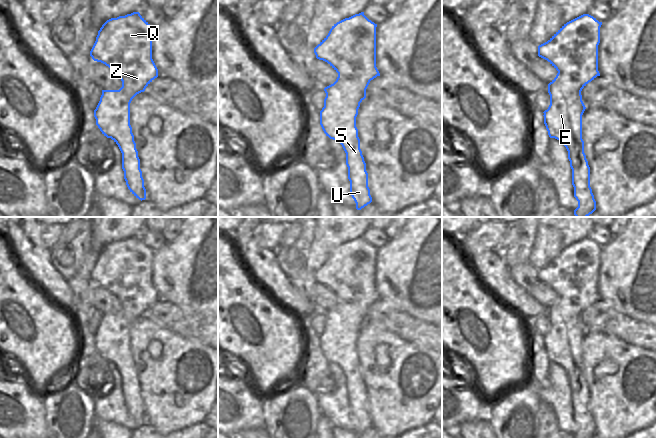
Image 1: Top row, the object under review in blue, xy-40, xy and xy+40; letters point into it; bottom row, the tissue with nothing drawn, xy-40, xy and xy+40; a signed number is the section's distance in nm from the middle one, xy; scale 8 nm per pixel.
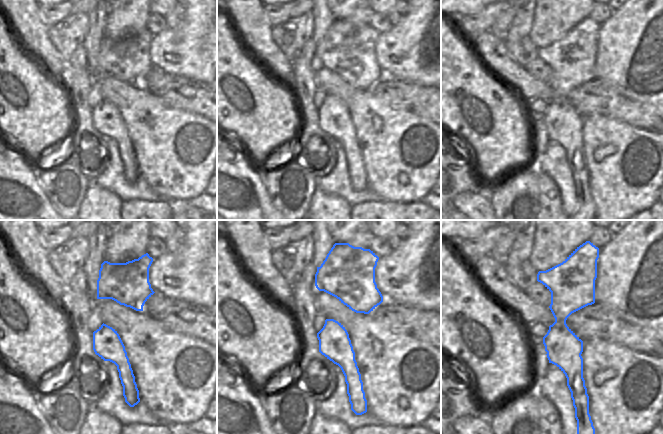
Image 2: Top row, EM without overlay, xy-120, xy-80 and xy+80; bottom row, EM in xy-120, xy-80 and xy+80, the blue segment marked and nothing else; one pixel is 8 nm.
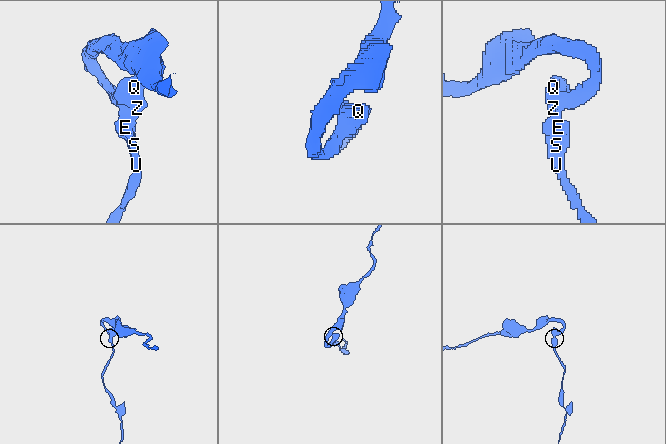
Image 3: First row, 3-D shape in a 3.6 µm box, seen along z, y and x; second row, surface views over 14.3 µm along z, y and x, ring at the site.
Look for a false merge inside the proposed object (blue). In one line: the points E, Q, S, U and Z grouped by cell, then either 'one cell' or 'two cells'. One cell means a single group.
groups E Q S U Z; one cell

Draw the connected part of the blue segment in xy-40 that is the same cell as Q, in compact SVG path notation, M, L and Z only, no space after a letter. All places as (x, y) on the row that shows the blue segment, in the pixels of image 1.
M139 12L111 18L98 31L90 51L94 61L111 68L122 81L119 90L102 90L94 117L102 134L118 145L126 185L141 201L146 189L130 125L130 103L158 77L152 59L153 33L154 27Z

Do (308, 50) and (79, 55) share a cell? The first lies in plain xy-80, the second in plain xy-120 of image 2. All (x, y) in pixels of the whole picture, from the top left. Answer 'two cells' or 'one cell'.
one cell

